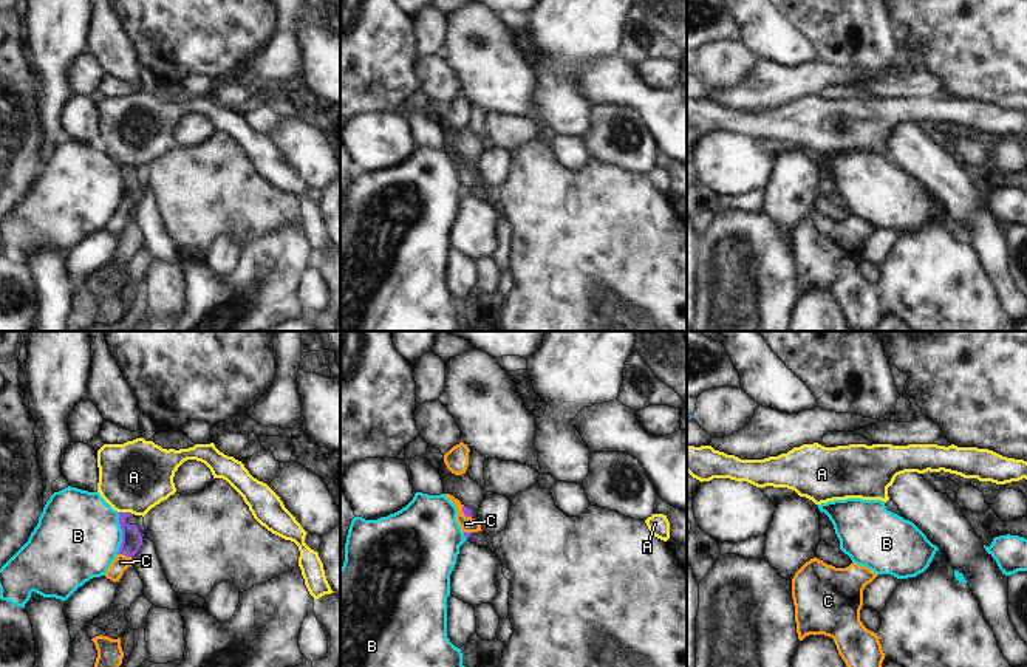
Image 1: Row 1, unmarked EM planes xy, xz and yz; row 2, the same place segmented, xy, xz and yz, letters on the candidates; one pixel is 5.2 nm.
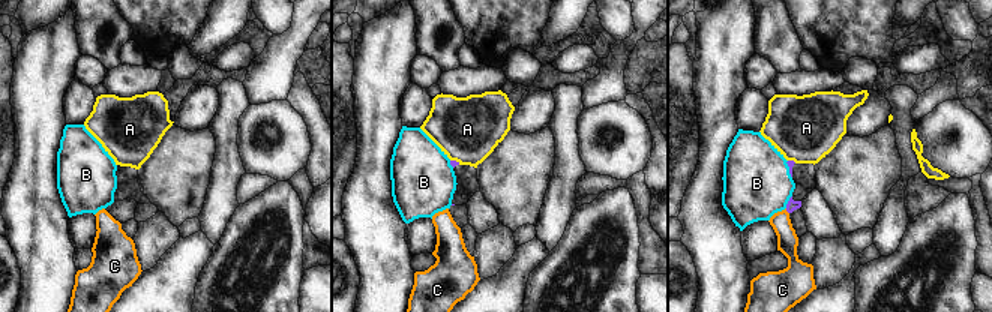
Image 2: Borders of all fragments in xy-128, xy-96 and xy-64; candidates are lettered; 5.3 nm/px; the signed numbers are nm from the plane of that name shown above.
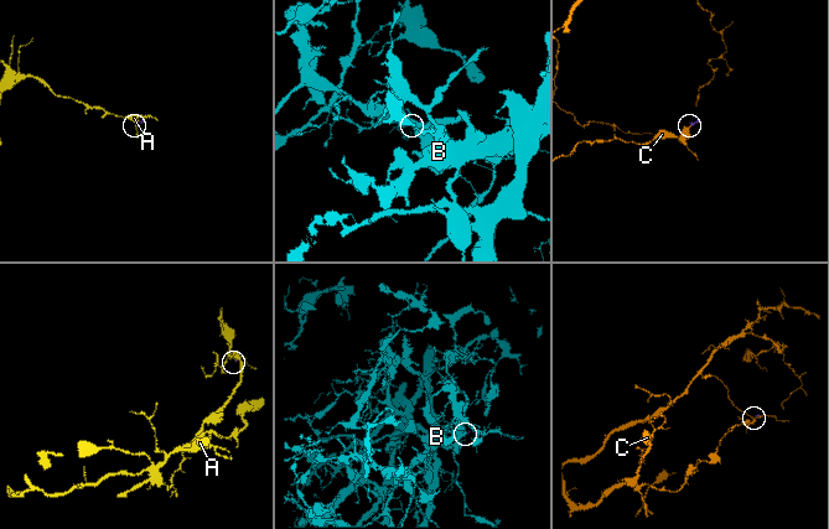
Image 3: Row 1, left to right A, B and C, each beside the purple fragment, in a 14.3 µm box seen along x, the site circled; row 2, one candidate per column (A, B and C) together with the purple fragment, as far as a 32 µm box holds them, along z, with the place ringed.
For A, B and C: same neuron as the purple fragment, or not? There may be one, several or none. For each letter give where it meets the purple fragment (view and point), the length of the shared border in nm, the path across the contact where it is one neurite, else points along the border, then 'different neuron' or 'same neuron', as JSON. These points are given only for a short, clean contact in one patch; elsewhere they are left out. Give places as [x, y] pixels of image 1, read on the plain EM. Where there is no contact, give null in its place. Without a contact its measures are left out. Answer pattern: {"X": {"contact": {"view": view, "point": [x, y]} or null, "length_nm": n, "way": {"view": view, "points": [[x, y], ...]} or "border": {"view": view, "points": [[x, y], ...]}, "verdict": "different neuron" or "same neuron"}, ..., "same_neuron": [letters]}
{"A": {"contact": {"view": "xy", "point": [126, 166]}, "length_nm": 70, "border": {"view": "xy", "points": [[119, 164], [132, 167]]}, "verdict": "different neuron"}, "B": {"contact": {"view": "xy", "point": [122, 186]}, "length_nm": 220, "border": {"view": "xy", "points": [[119, 166], [121, 200], [116, 206]]}, "verdict": "different neuron"}, "C": {"contact": {"view": "xy", "point": [124, 208]}, "length_nm": 80, "way": {"view": "xy", "points": [[132, 192], [124, 208], [121, 215]]}, "verdict": "same neuron"}, "same_neuron": ["C"]}

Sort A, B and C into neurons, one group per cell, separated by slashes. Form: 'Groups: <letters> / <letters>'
Groups: A / B / C.

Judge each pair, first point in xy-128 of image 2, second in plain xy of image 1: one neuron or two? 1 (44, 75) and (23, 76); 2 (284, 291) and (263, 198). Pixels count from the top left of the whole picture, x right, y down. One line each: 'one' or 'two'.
1: two
2: two

